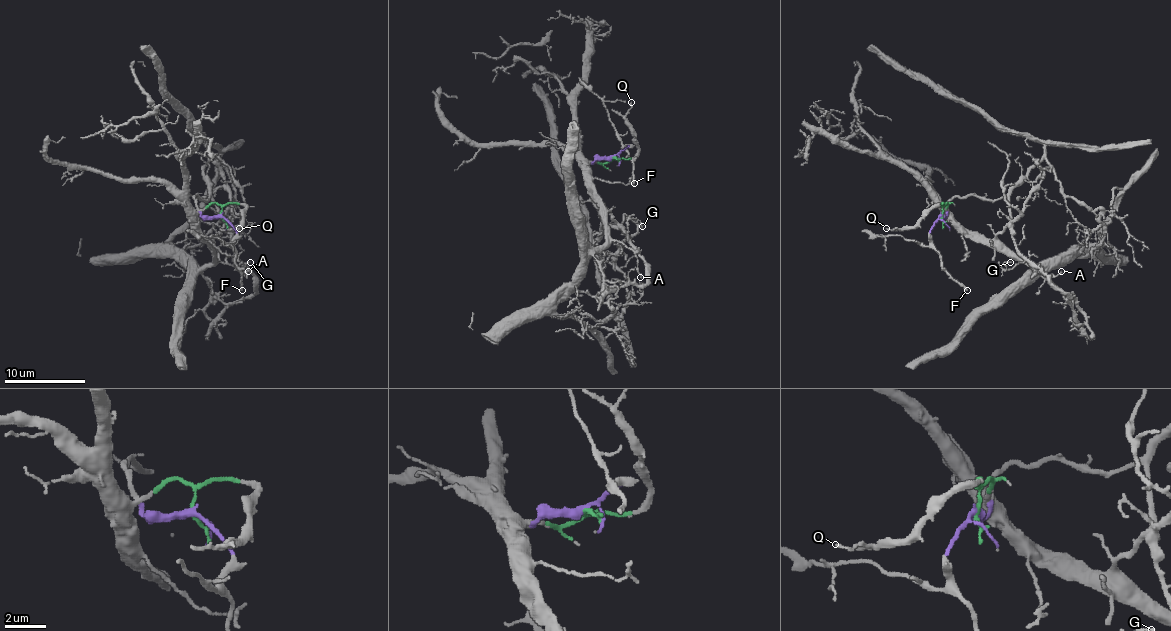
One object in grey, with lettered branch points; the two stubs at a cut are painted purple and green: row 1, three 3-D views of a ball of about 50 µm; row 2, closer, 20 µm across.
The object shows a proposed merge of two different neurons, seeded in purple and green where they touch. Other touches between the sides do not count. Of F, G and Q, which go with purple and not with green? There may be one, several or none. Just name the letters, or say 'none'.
F, G

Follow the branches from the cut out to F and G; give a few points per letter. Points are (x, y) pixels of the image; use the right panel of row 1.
F: (942, 216), (930, 232), (932, 248), (938, 254), (940, 264), (966, 291)
G: (942, 216), (954, 198), (1005, 198), (1017, 252), (1025, 260), (1003, 270), (1011, 262)

